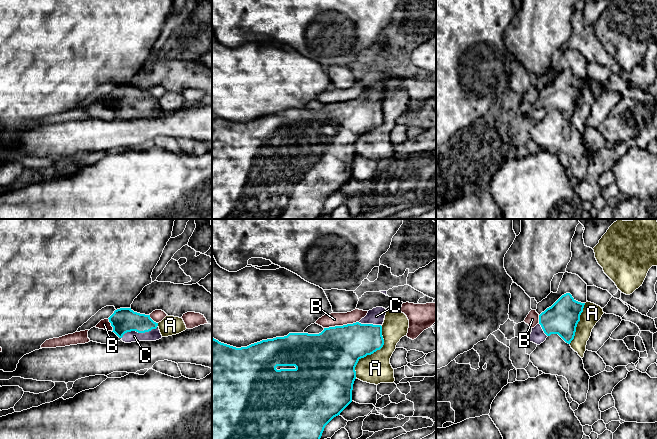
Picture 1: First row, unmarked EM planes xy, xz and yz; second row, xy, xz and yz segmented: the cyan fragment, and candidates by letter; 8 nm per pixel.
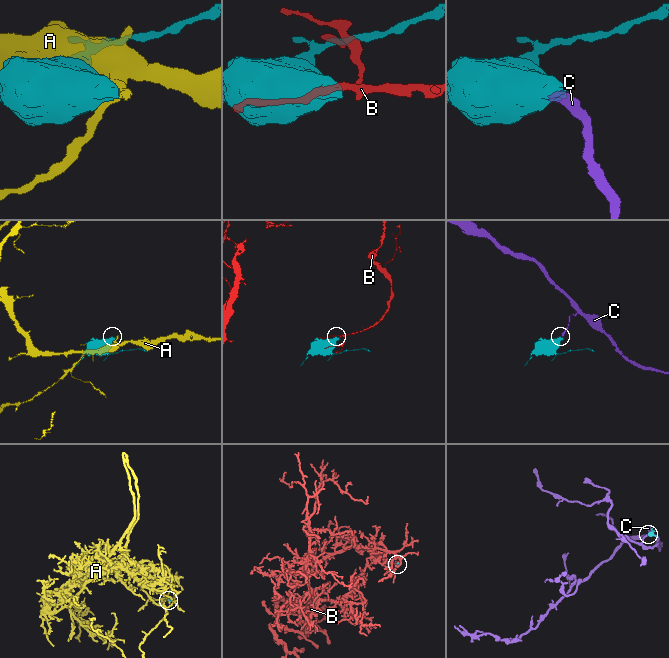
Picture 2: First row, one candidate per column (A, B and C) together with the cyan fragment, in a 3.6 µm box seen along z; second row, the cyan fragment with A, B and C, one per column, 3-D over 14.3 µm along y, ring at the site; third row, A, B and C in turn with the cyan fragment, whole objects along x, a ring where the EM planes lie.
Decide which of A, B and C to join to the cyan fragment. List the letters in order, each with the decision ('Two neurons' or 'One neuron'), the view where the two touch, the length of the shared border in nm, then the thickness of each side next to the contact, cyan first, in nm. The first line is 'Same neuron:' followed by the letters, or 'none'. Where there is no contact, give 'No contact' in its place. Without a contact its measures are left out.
Same neuron: C
A: Two neurons. Touches cyan in xz. Shared border 460 nm. Thickness 340 nm (cyan) against 240 nm
B: Two neurons. Touches cyan in xz. Shared border 280 nm. Thickness 420 nm (cyan) against 110 nm
C: One neuron. Touches cyan in xy. Shared border 320 nm. Thickness 200 nm (cyan) against 90 nm

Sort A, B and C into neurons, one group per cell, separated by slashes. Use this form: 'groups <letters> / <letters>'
groups A / B / C

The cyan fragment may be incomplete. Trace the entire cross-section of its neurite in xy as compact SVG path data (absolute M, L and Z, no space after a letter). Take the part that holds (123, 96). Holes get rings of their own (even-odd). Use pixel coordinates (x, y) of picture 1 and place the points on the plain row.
M120 84L108 94L113 107L125 119L156 117L162 114L158 99L150 91L134 88L131 84Z

